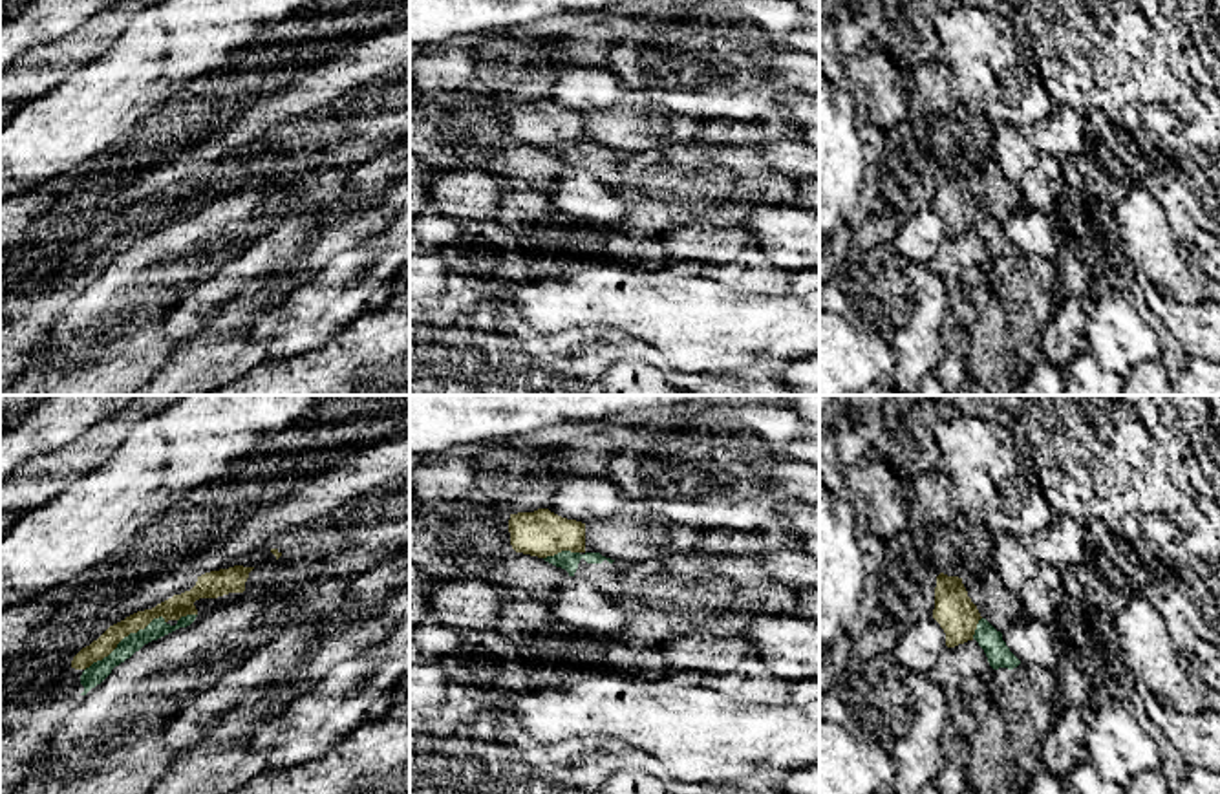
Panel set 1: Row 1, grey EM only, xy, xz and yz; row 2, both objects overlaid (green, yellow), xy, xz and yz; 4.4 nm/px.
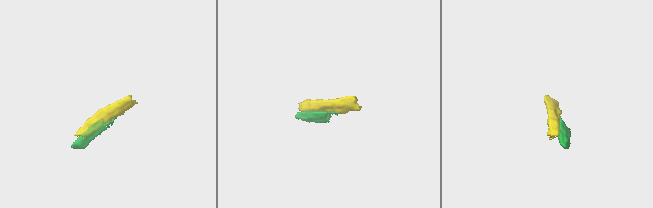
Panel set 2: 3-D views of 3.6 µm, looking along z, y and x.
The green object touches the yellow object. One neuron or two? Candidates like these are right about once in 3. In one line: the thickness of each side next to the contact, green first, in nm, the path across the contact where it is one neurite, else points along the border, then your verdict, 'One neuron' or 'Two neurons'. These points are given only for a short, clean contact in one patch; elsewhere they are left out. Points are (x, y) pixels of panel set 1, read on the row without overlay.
Thickness 90 nm (green) against 100 nm. Boundary: xy (165, 209), (154, 207), (130, 222), (85, 260). Two neurons

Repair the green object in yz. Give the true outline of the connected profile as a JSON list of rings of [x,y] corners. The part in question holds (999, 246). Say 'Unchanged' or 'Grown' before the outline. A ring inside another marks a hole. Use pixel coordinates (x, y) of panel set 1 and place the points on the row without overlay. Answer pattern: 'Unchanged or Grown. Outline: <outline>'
Unchanged. Outline: [[[986,209],[979,210],[973,229],[984,240],[988,252],[993,260],[1013,260],[1021,254],[1021,251],[1010,241],[1010,238],[1002,231],[1002,223],[997,221]]]

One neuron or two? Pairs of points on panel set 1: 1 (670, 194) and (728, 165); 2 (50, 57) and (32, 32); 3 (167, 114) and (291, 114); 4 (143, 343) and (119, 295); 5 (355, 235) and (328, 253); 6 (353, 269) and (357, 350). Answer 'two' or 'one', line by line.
1: one
2: two
3: one
4: two
5: one
6: two

